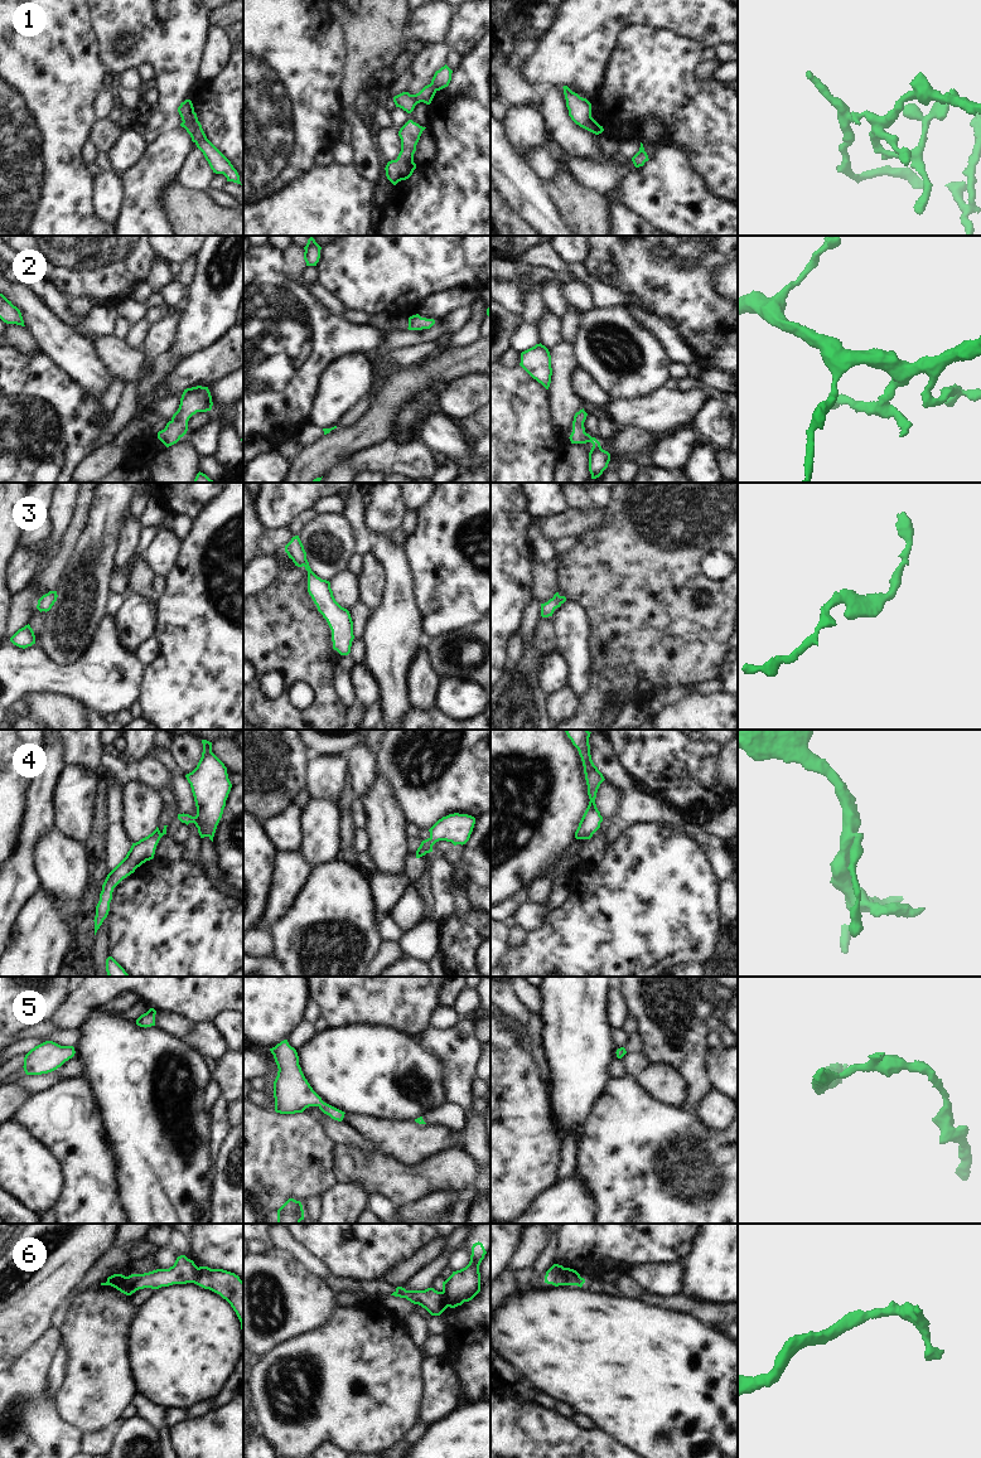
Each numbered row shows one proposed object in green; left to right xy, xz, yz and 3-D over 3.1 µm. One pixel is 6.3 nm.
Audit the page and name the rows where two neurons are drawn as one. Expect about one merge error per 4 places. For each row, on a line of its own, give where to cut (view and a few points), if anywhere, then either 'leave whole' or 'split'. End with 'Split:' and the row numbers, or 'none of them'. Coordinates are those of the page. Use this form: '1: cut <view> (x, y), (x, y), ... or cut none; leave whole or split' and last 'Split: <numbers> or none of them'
1: cut yz (592, 117), (588, 130); split
2: cut none; leave whole
3: cut none; leave whole
4: cut none; leave whole
5: cut none; leave whole
6: cut yz (565, 1268), (565, 1273), (571, 1279), (579, 1277); split
Split: 1, 6

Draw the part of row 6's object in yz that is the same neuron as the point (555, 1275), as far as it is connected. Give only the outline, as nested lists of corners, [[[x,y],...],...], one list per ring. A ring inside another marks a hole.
[[[554,1264],[545,1275],[545,1283],[547,1284],[552,1284],[555,1287],[559,1285],[578,1285],[578,1287],[583,1287],[583,1284],[585,1283],[585,1279],[579,1277],[574,1280],[571,1280],[566,1274],[565,1274],[566,1268],[564,1268],[562,1265],[559,1264]]]

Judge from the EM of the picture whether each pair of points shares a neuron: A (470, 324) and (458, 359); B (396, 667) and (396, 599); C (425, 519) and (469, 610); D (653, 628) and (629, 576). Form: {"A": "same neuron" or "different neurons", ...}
{"A": "different neurons", "B": "same neuron", "C": "same neuron", "D": "same neuron"}

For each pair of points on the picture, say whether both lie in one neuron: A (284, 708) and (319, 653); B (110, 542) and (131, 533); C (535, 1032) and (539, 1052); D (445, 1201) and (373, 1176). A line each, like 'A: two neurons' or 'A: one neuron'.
A: one neuron
B: two neurons
C: one neuron
D: two neurons

